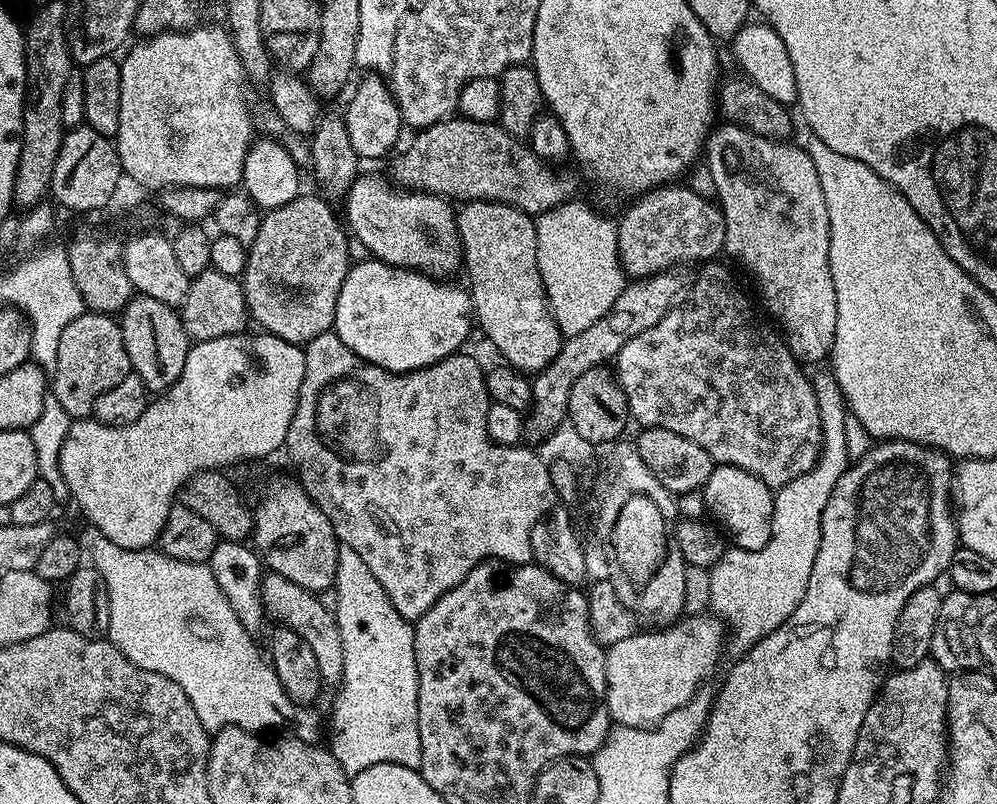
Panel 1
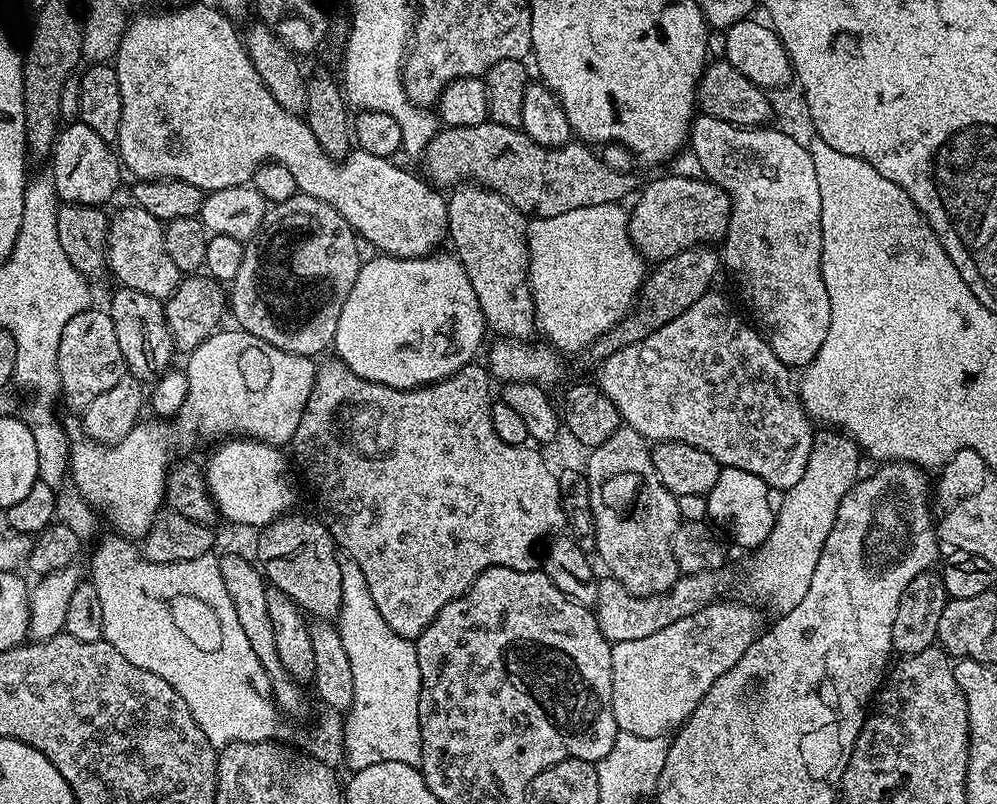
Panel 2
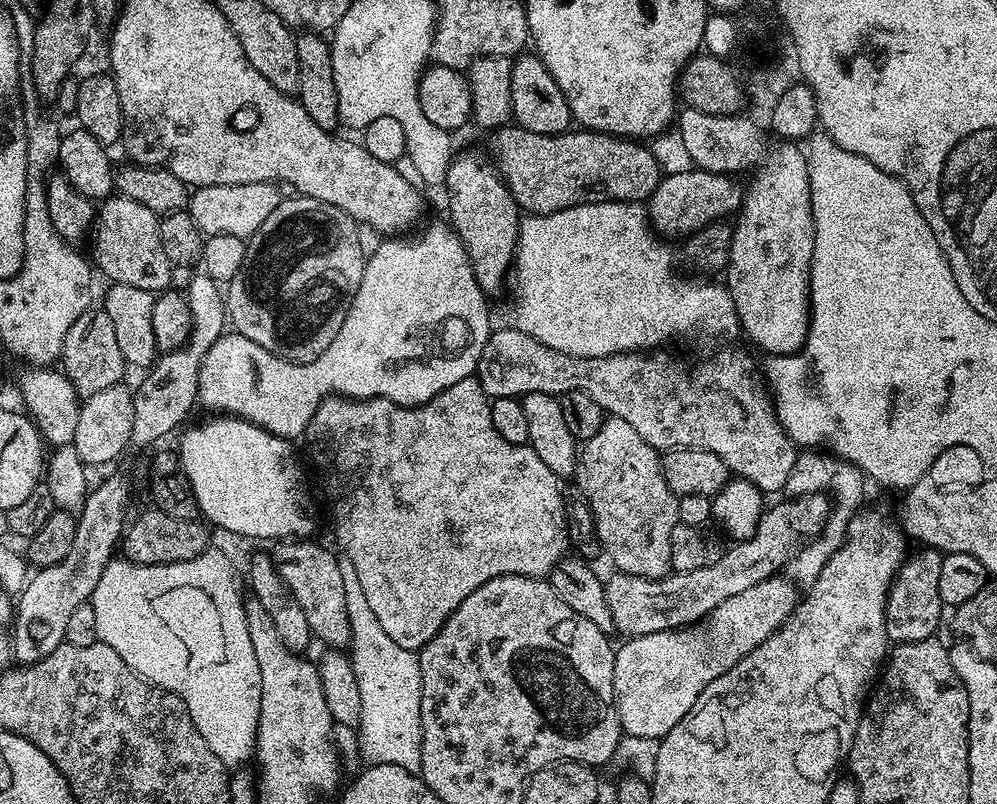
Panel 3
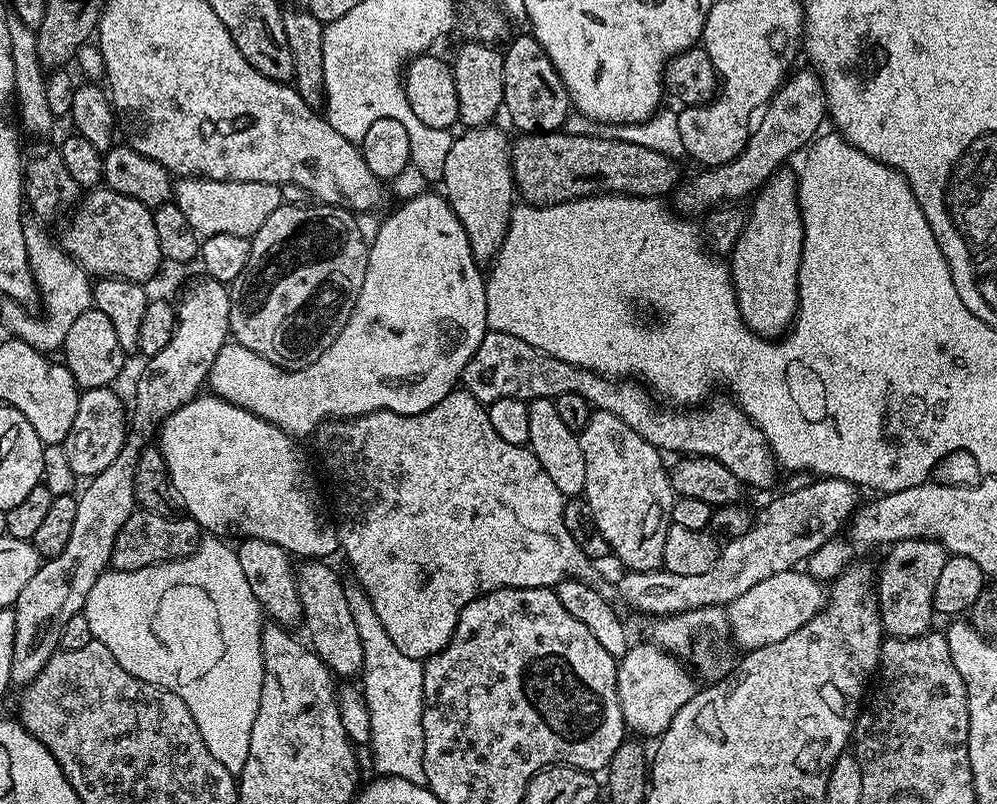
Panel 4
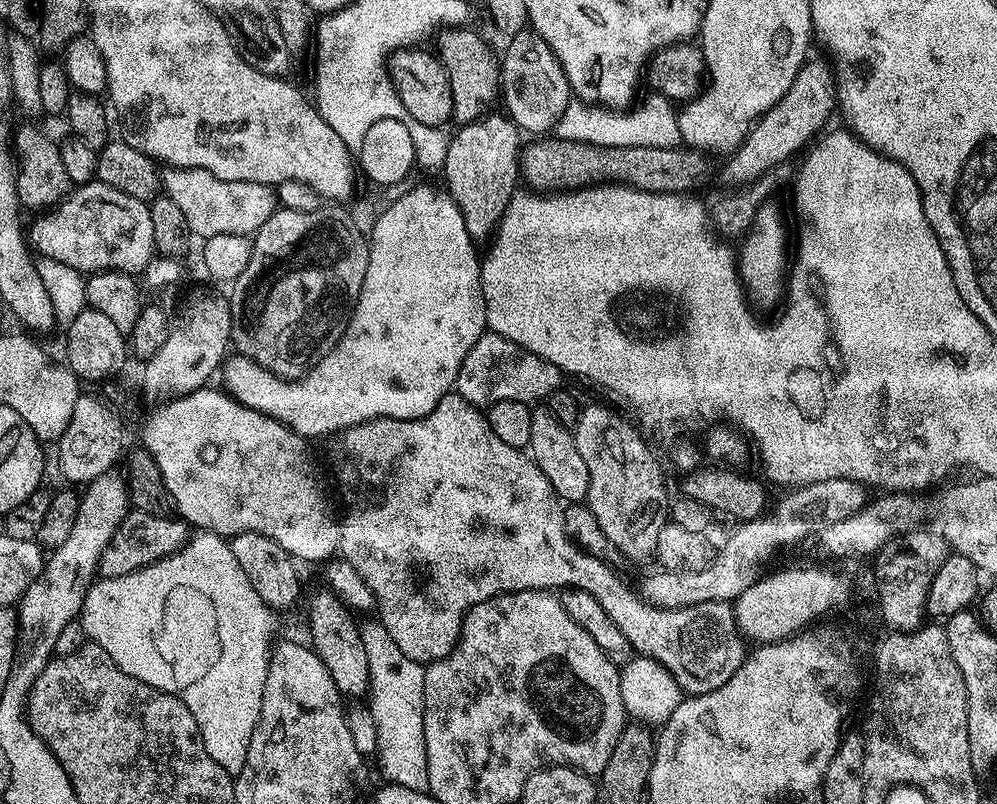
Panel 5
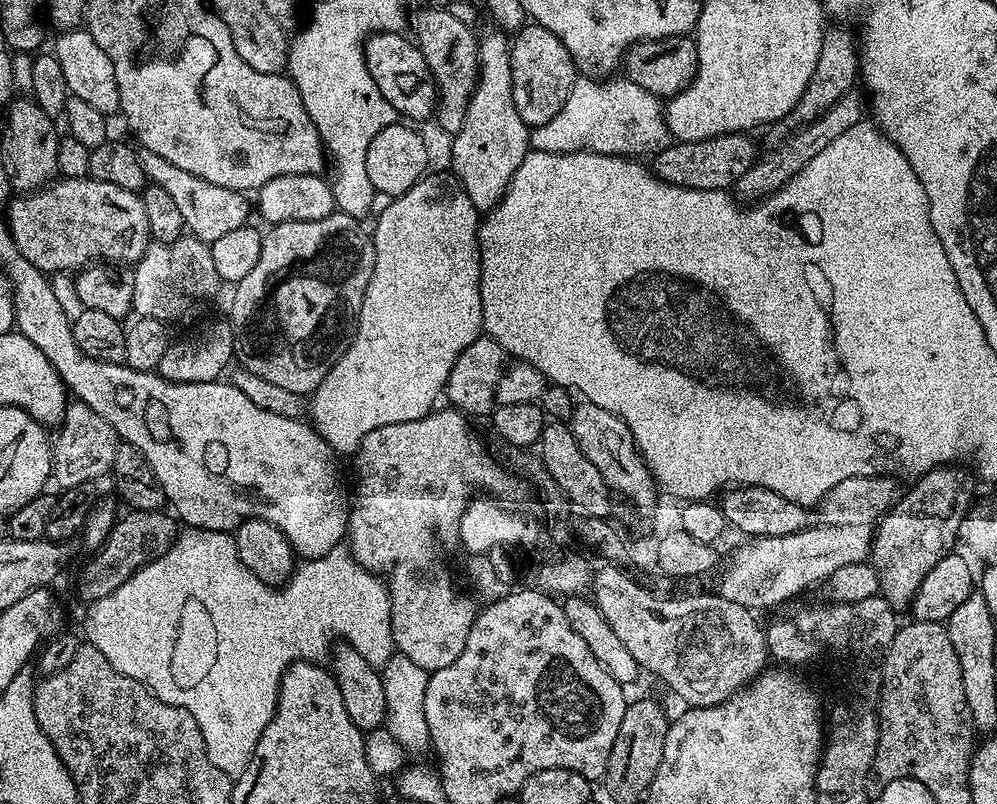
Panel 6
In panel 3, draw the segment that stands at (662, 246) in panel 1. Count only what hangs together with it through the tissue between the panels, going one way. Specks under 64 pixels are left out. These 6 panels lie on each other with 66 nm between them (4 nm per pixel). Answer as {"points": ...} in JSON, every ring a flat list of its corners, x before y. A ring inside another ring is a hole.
{"points":[[692,167,682,174,665,175,658,182,654,194,646,201,646,211,653,229,665,237,687,238,708,224,723,221,728,215,731,217,739,213,740,205,744,203,745,185,736,180,739,179,698,167]]}

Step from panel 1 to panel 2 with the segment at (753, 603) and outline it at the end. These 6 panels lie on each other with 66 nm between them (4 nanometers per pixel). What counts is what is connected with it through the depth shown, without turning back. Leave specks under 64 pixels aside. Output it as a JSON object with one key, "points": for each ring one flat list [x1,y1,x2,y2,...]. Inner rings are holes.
{"points":[[824,426,815,433,810,450,810,458,806,462,806,470,794,486,783,493,784,501,779,501,776,508,776,521,770,530,770,538,760,545,756,556,752,560,752,569,748,572,748,580,752,588,772,608,777,608,777,613,783,614,794,610,798,602,802,602,810,578,814,574,814,566,818,566,818,558,822,554,822,546,826,546,826,538,834,526,834,518,838,514,838,506,842,498,856,485,860,472,862,453,855,440,843,431,832,426]]}

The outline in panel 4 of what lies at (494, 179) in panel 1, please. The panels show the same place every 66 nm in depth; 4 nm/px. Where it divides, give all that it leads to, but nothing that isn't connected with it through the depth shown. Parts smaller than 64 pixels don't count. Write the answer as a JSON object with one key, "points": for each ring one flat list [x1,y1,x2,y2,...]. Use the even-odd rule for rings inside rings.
{"points":[[565,130,558,132,533,132,531,134,524,134,519,137,520,141,515,141,512,144,512,179,515,187,518,189,525,201,529,204,561,204,562,202,570,202,571,200,581,200,587,196,607,196,615,194,617,196,647,196,649,198,664,198,669,195,681,183,682,175,680,176,680,168,675,159,668,157,666,154,660,154,657,150,650,150,649,147,638,146,632,142,611,140,600,134,593,134,587,136,575,136]]}

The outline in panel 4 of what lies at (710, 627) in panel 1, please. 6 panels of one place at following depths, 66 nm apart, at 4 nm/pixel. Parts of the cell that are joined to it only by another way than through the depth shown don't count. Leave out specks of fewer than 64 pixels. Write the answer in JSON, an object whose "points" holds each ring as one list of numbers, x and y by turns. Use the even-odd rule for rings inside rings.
{"points":[[793,570,774,574,770,578,762,578,758,586,750,586,746,594,734,598,734,602,727,605,732,639,740,650,774,646,774,642,790,638,794,630,798,630,810,618,817,616,825,603,825,585,815,580,813,576,809,576,807,571],[651,642,633,643,626,655,619,657,616,666,616,685,625,725,631,731,633,728,641,732,636,733,641,737,659,737,670,726,670,722,674,722,674,714,678,714,678,710,690,702,694,691,691,679,689,669,675,656,668,655]]}

